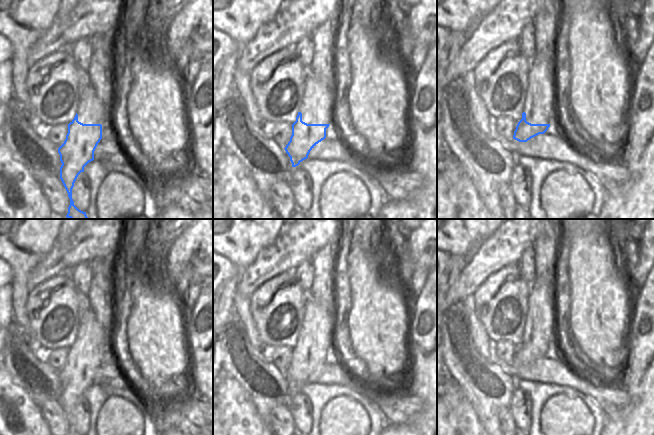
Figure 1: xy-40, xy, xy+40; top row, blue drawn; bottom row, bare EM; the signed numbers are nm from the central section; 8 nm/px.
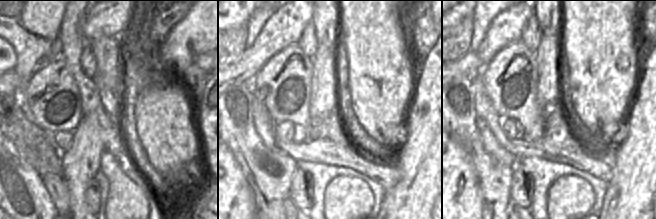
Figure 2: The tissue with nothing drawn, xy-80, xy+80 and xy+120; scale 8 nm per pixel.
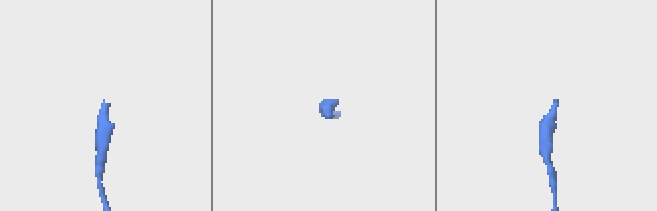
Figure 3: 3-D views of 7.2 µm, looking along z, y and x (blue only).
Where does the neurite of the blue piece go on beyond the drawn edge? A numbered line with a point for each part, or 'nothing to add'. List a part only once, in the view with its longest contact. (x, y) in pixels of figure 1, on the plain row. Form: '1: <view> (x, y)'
1: xy-40 (90, 334)

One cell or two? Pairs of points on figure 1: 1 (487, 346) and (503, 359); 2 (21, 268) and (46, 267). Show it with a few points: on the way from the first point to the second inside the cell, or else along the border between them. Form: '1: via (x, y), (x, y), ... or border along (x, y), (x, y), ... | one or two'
1: border along (493, 344), (493, 356), (497, 360) | two
2: border along (50, 250), (28, 275), (26, 283), (28, 290) | two

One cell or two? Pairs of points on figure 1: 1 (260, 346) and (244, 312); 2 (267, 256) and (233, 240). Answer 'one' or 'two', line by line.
1: one
2: two

